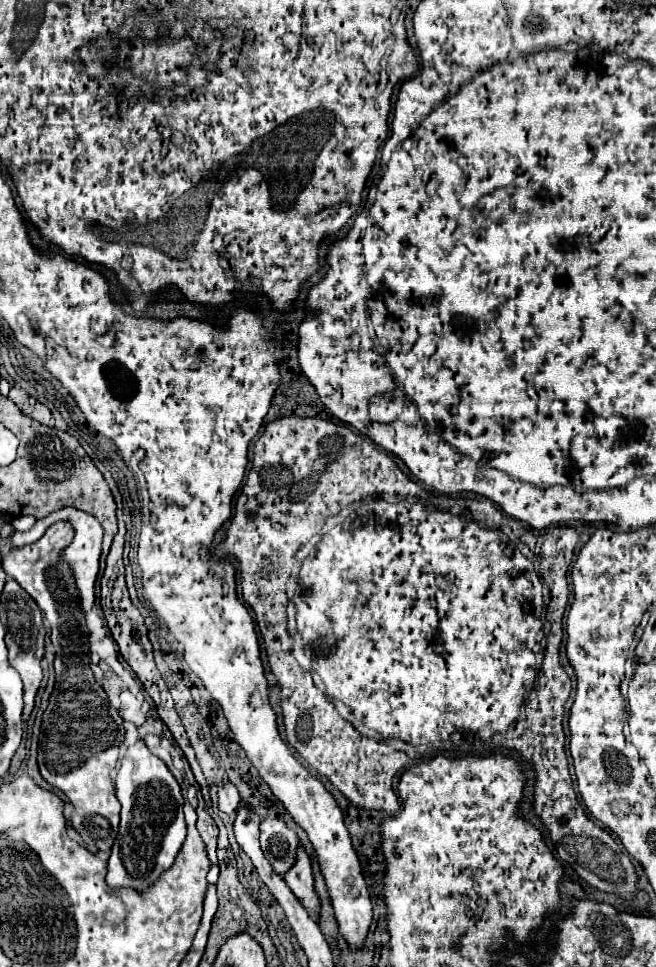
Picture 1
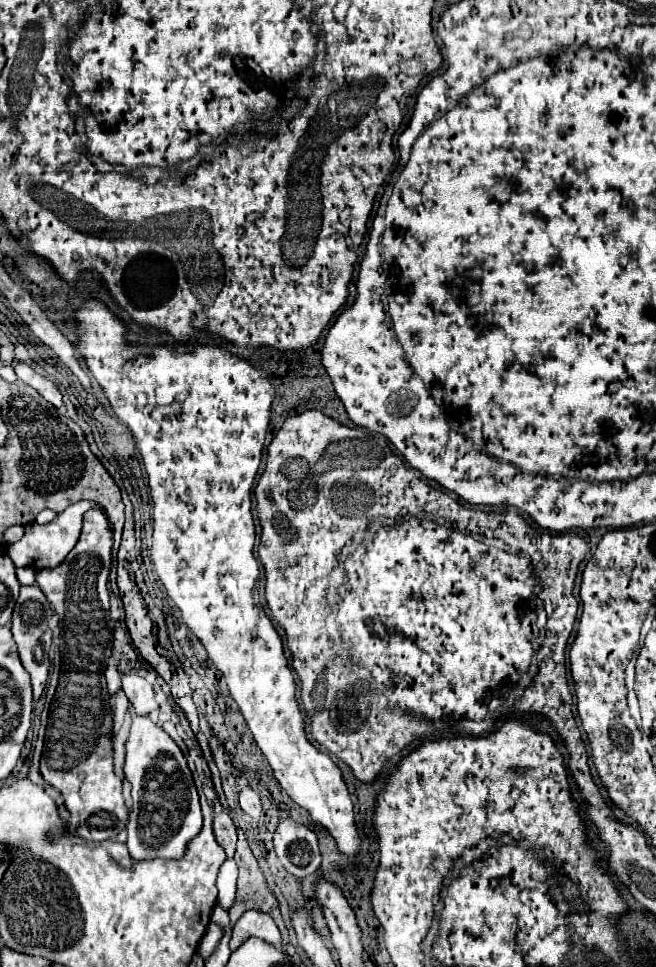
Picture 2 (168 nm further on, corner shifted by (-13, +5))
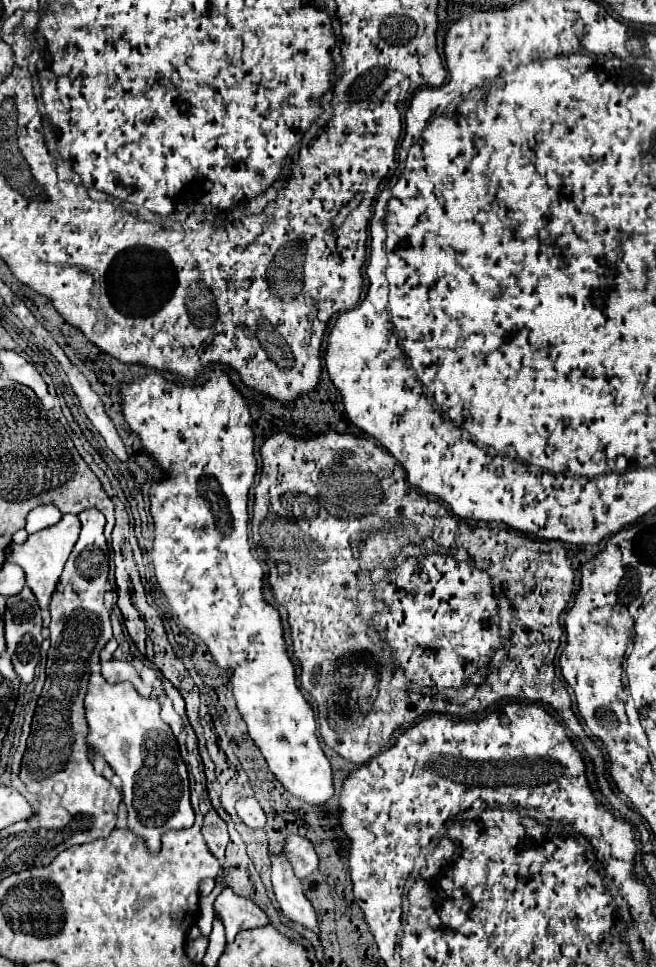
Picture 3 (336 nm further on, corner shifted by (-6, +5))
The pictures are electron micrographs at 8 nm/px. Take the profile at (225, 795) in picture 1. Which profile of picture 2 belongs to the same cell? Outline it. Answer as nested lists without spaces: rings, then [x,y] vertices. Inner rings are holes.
[[[246,786],[246,788],[240,790],[240,794],[238,794],[238,802],[240,802],[240,808],[242,808],[248,816],[252,816],[254,820],[260,818],[260,814],[262,814],[260,796],[258,796],[258,792],[254,792],[250,786]]]

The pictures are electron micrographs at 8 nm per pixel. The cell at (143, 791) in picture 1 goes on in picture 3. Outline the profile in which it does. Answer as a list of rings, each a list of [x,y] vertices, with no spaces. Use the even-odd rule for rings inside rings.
[[[93,672],[89,678],[87,694],[85,694],[85,718],[89,726],[87,734],[87,746],[89,752],[101,754],[105,762],[113,768],[113,772],[123,780],[123,800],[129,810],[127,826],[141,838],[145,838],[151,852],[159,850],[159,840],[163,832],[167,830],[183,830],[191,828],[195,814],[189,802],[189,778],[185,762],[179,754],[177,740],[171,732],[171,728],[161,720],[159,716],[161,704],[157,700],[141,696],[131,682],[117,682],[109,684],[103,680],[99,672]]]

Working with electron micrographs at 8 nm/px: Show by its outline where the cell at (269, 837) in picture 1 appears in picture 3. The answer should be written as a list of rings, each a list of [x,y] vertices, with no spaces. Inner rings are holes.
[[[289,836],[283,846],[283,854],[289,856],[297,878],[307,878],[317,868],[317,854],[313,844],[303,836]]]

